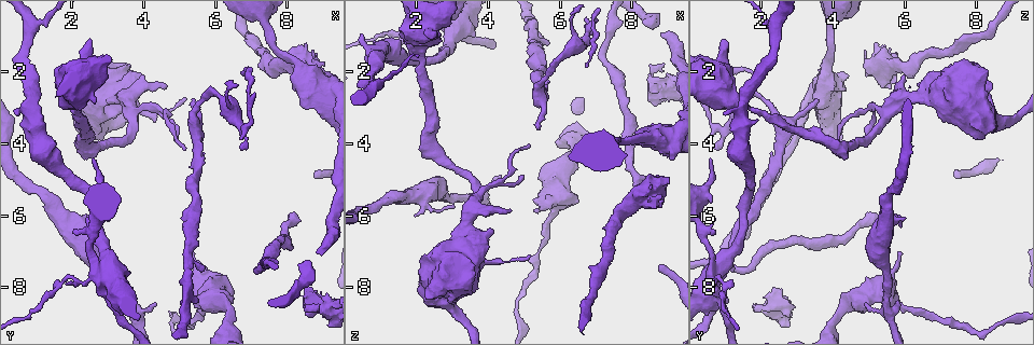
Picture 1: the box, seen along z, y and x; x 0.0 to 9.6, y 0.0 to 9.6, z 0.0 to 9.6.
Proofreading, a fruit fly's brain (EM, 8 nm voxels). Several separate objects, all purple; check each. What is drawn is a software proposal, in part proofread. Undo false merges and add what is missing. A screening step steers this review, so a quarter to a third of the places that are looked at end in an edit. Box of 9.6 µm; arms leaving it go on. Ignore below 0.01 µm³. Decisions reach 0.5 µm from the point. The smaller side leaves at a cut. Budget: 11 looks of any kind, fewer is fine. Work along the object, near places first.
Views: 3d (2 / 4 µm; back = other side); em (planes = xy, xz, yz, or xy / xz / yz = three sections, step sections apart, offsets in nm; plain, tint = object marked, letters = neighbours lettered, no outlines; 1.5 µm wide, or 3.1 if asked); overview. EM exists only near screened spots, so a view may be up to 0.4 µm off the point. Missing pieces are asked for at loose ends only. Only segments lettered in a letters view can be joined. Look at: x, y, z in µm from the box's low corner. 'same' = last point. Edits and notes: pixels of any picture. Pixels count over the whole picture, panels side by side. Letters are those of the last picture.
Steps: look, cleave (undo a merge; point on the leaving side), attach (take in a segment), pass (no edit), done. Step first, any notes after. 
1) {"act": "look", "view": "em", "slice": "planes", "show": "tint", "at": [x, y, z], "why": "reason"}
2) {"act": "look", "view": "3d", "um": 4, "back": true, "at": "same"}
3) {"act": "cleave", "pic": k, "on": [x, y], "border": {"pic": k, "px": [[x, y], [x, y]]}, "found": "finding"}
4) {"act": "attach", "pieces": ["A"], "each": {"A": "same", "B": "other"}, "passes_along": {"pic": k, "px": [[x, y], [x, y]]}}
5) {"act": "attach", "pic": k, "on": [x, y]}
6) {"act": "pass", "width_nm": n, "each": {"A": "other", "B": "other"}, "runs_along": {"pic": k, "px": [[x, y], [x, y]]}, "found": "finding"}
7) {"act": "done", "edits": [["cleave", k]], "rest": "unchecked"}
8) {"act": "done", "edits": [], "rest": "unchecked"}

{"act": "look", "view": "em", "slice": "planes", "show": "letters", "at": [8.70, 4.90, 7.50], "why": "free end"}

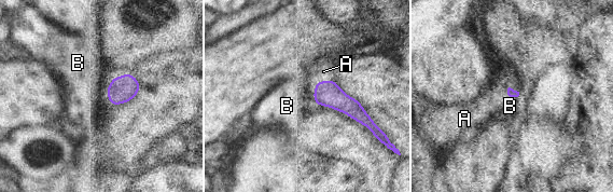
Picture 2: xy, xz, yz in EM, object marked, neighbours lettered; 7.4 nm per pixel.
{"act": "attach", "pieces": ["A"], "each": {"A": "same", "B": "other"}, "passes_along": {"pic": 2, "px": [[328, 93], [322, 81], [323, 71]]}, "found": "it goes on there"}

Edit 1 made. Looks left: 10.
{"act": "look", "view": "overview", "why": "see it whole again"}

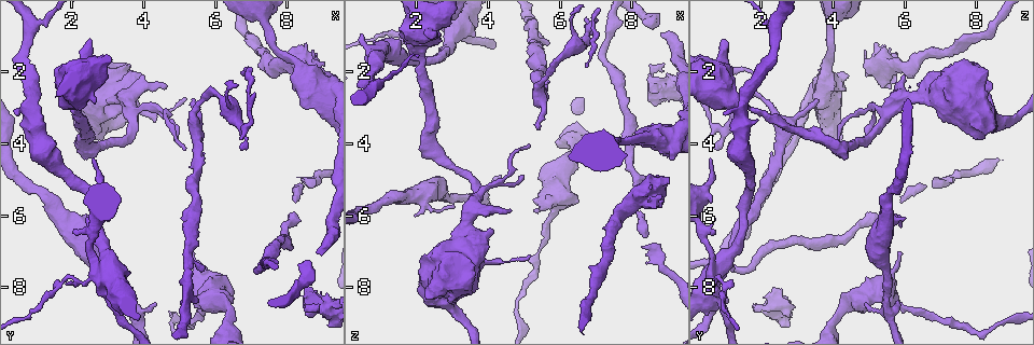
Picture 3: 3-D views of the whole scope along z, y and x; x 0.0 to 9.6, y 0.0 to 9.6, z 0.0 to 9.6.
{"act": "look", "view": "3d", "um": 2, "at": [6.70, 2.05, 1.90]}

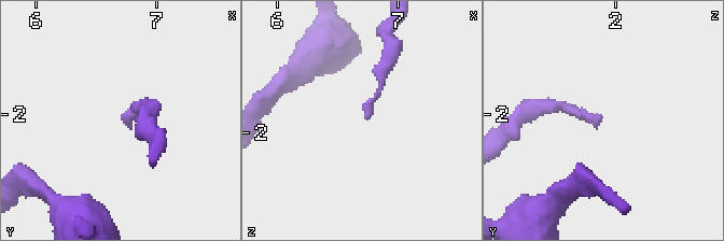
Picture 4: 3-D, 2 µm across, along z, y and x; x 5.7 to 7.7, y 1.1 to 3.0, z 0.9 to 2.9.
{"act": "look", "view": "em", "slice": "planes", "show": "letters", "at": [6.72, 2.04, 1.90]}

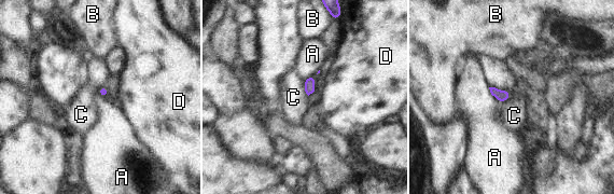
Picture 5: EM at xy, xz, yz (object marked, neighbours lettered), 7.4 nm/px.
{"act": "pass", "each": {"A": "other", "B": "other", "C": "other", "D": "other"}, "border": {"pic": 5, "px": [[303, 80], [305, 92], [308, 95]]}, "found": "none of them fits"}

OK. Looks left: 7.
{"act": "look", "view": "3d", "um": 4, "at": [4.40, 8.40, 4.80], "why": "an open end"}

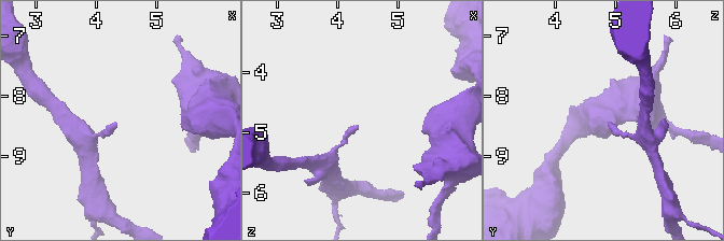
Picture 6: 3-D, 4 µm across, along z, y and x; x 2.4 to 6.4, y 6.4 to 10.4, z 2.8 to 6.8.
{"act": "look", "view": "em", "slice": "planes", "show": "letters", "at": [4.35, 8.45, 4.85], "why": "now the EM"}

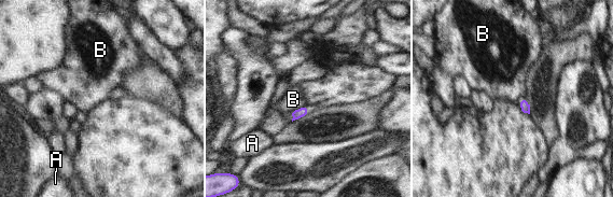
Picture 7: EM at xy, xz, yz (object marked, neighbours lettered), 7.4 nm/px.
{"act": "pass", "longest_contact_nm": ["B", 170], "each": {"A": "other", "B": "other"}, "border": {"pic": 7, "px": [[306, 104], [292, 113], [291, 121]]}, "found": "none of them fits"}

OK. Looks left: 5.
{"act": "done", "edits": [["attach", 2]], "rest": "unchecked"}

